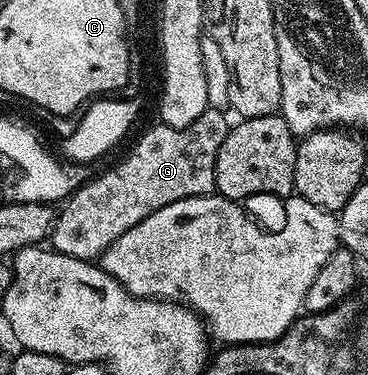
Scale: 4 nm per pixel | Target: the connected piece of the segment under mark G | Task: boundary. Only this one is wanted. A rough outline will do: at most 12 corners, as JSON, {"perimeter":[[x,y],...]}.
{"perimeter":[[227,113],[155,124],[77,187],[48,235],[87,260],[214,190]]}

